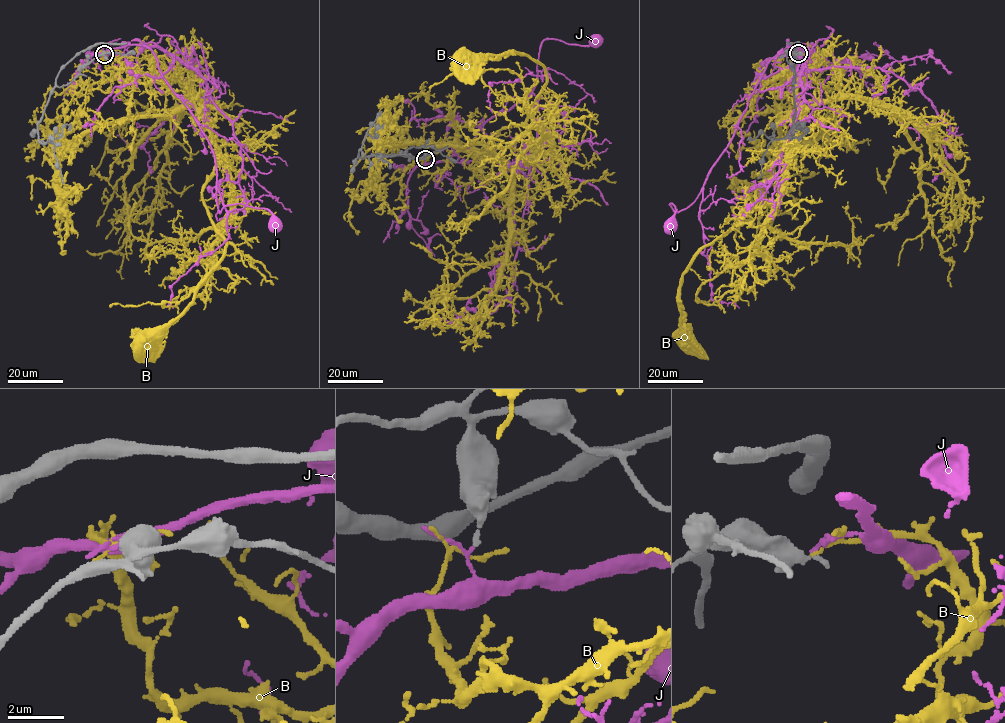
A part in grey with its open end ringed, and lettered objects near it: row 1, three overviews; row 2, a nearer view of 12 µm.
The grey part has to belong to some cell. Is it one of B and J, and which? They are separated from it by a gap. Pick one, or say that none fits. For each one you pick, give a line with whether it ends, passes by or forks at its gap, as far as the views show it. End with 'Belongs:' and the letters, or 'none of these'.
J: it passes by
Belongs: J

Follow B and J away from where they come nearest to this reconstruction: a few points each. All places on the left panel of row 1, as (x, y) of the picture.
B: (102, 53), (107, 68), (147, 73), (188, 103), (217, 156), (203, 202), (225, 253), (194, 300), (144, 342)
J: (103, 53), (128, 44), (146, 45), (213, 151), (220, 212), (228, 205), (243, 204), (266, 208), (274, 223)

